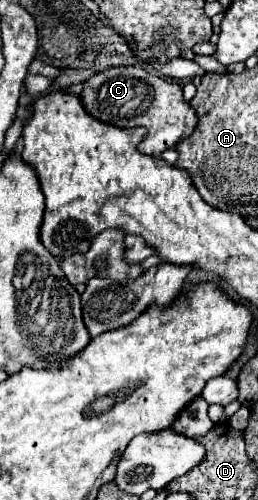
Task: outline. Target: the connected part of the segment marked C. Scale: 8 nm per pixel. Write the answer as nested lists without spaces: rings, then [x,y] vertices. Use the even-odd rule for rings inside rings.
[[[135,65],[111,67],[91,75],[87,81],[83,81],[83,91],[79,93],[79,99],[91,117],[107,125],[115,127],[143,125],[147,129],[147,137],[139,143],[137,149],[153,157],[161,155],[169,147],[175,147],[175,143],[183,135],[189,135],[189,131],[193,131],[197,123],[195,111],[183,99],[181,85],[175,85],[175,81],[149,73]],[[137,109],[141,109],[141,117],[135,117]]]

